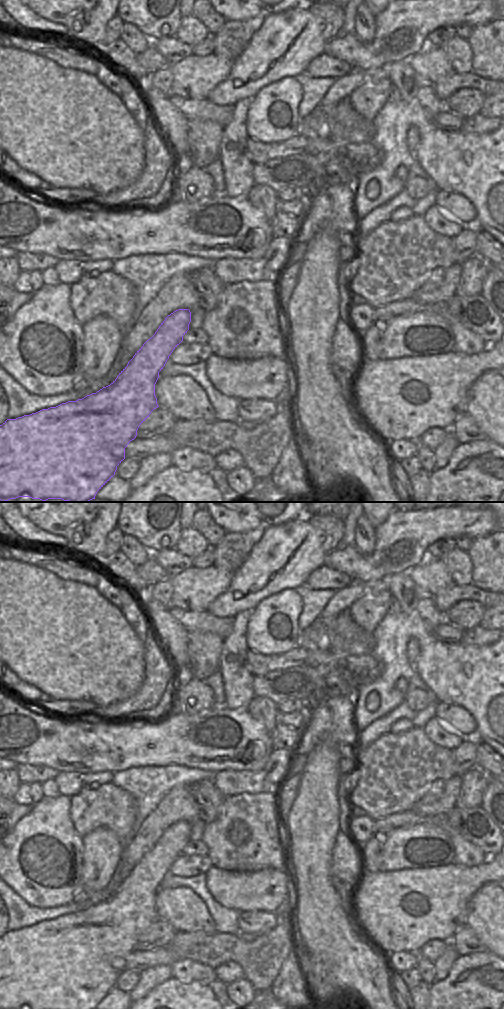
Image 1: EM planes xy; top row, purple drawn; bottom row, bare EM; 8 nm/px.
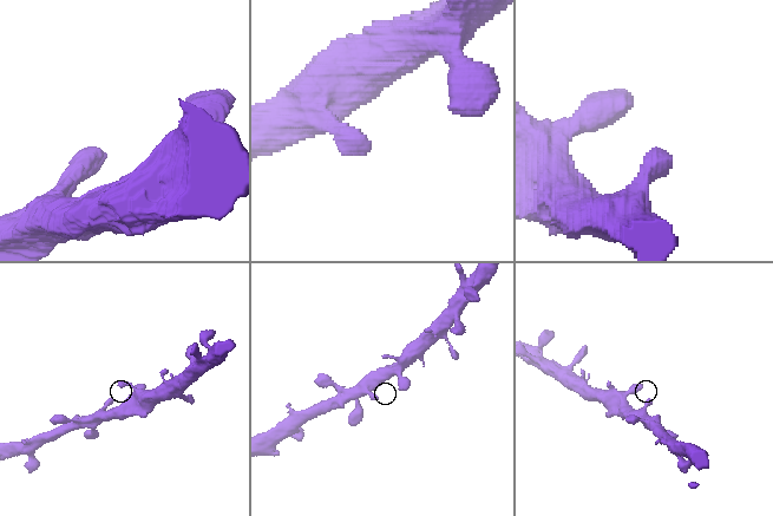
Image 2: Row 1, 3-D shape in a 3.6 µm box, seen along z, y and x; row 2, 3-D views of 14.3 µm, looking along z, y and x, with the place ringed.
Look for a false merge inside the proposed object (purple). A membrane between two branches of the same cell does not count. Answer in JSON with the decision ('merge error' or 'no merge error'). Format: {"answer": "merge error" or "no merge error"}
{"answer": "no merge error"}

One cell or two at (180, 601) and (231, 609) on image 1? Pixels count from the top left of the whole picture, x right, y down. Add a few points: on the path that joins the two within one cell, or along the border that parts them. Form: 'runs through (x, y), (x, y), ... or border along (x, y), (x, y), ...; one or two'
border along (226, 590), (206, 610); two

